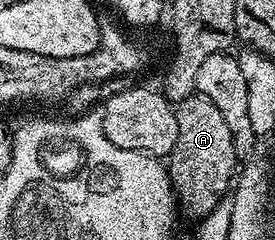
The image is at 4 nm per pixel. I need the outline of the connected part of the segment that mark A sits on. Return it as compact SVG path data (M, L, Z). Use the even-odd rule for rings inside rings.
M197 94L177 101L176 126L176 146L168 157L170 185L174 188L176 204L181 211L183 208L190 216L204 218L217 204L223 203L225 196L222 195L231 191L236 180L240 157L234 149L232 130L228 130L224 114L220 114L208 98Z

